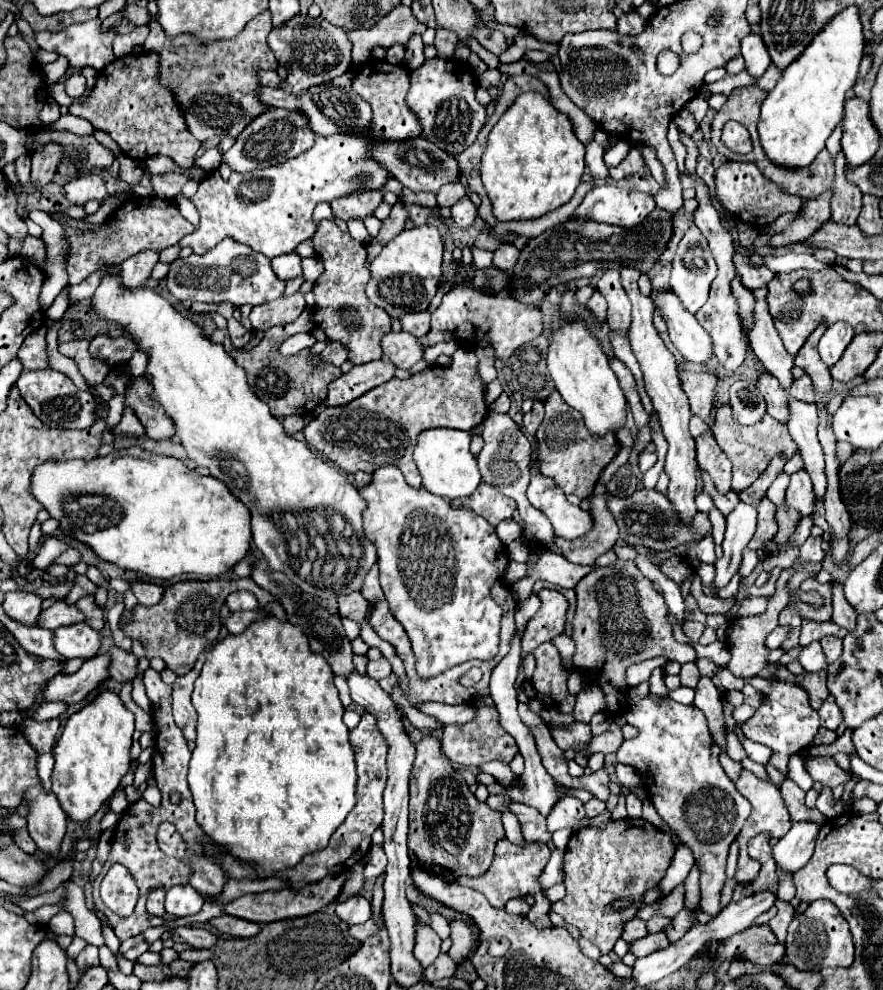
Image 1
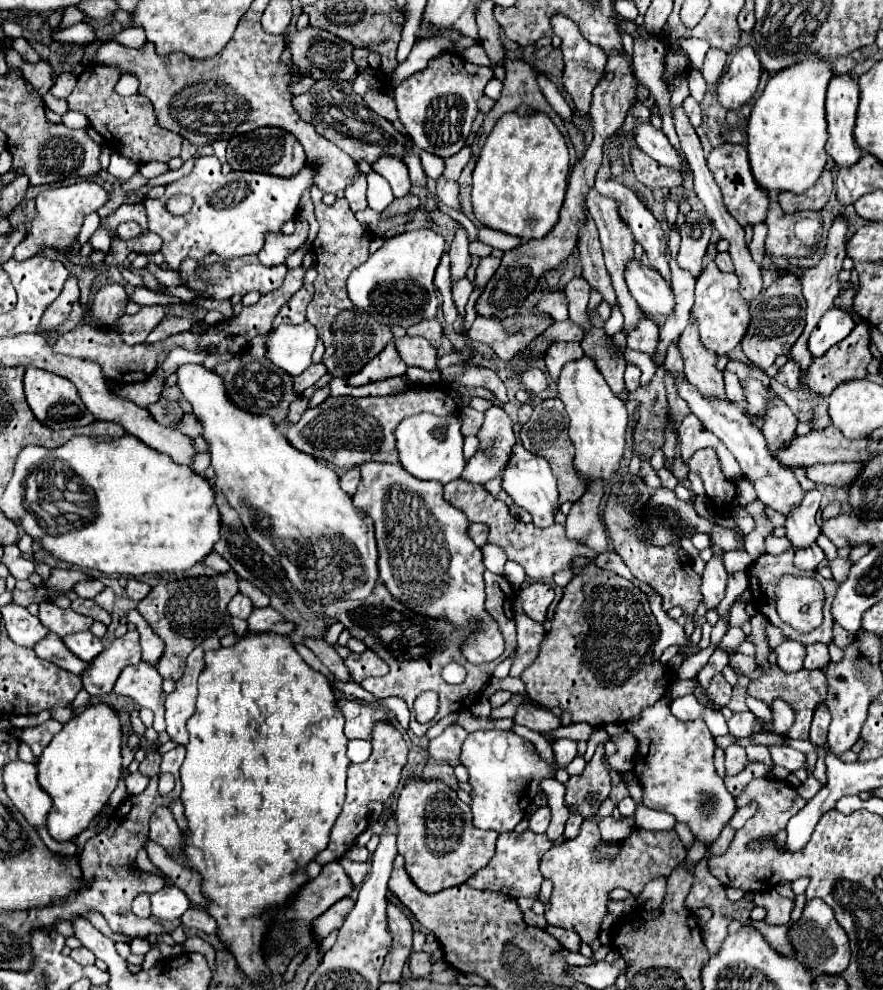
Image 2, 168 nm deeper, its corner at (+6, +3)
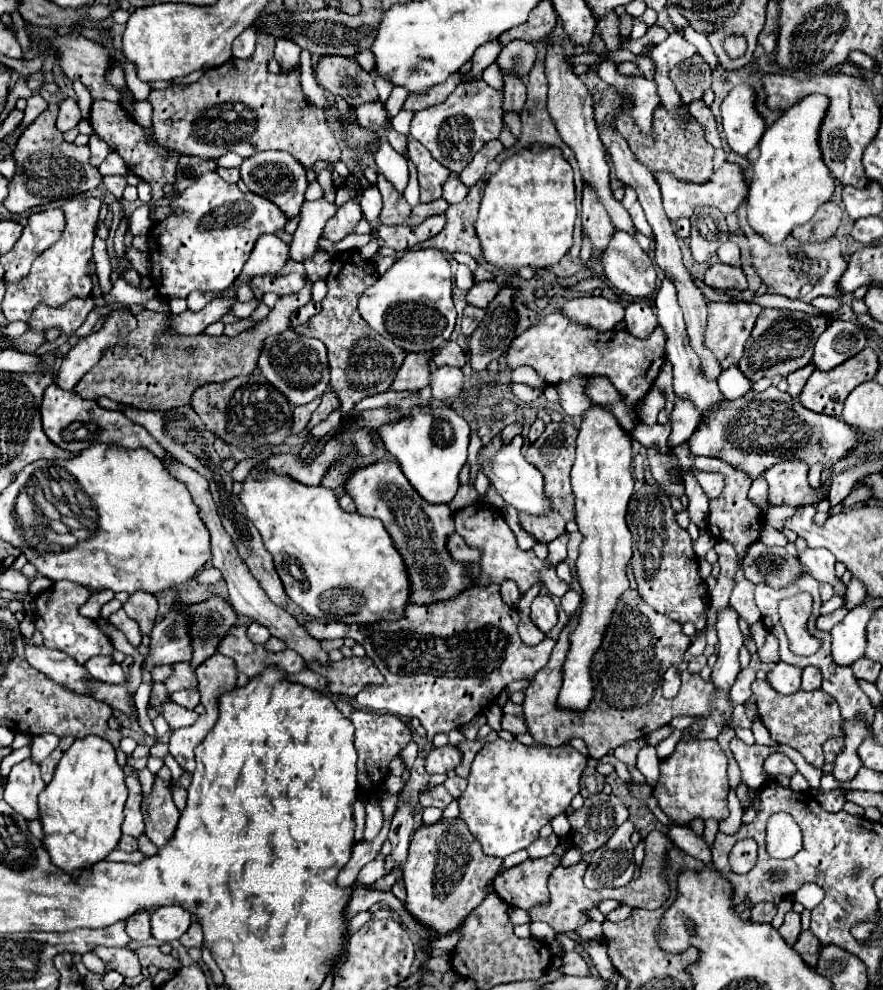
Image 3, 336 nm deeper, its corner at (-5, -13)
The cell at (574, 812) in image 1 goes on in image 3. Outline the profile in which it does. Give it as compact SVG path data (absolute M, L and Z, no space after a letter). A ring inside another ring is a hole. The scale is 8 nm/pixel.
M551 834L551 836L547 836L547 838L537 838L537 840L527 848L529 858L545 858L545 856L553 854L553 850L557 848L557 842L559 842L557 834Z

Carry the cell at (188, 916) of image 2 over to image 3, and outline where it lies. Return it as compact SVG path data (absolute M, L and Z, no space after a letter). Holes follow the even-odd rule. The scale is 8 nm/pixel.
M193 922L189 926L189 930L179 938L179 942L185 946L185 948L193 948L193 946L203 946L203 928L199 922Z

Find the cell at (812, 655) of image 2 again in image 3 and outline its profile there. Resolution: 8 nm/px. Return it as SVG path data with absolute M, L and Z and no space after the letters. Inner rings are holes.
M807 666L807 668L803 670L803 684L801 684L801 690L807 690L807 692L817 690L817 688L821 688L821 682L823 682L823 674L821 674L819 668Z

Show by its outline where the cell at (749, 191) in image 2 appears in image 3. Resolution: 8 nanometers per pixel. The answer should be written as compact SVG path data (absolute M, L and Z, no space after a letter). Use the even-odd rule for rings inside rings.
M725 162L713 176L709 182L705 184L687 184L677 180L673 174L669 172L657 172L655 174L657 182L661 184L661 194L663 194L663 206L665 206L665 214L669 216L669 220L677 220L681 216L691 216L695 212L695 208L699 206L713 206L719 208L725 216L729 214L737 214L739 206L743 202L747 202L747 194L749 194L749 184L747 184L747 176L745 170L739 164L731 164Z

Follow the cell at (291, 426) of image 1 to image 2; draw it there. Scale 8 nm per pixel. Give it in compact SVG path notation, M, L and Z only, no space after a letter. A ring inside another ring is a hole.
M298 396L298 400L294 400L292 404L290 404L290 414L288 414L288 422L298 422L300 420L300 416L306 412L306 408L308 408L308 398L306 396Z

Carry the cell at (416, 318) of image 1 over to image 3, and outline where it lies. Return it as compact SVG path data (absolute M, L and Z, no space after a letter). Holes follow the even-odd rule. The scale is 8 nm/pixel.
M447 340L441 348L437 348L435 350L435 364L437 366L457 366L457 368L461 368L461 366L465 366L465 362L467 362L467 358L465 358L465 352L461 350L461 346L457 344L457 342L453 342L453 340Z

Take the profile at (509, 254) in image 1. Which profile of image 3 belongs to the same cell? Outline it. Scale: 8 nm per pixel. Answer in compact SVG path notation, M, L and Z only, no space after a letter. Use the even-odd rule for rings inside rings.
M485 280L485 282L475 282L473 288L467 292L465 300L471 306L477 308L487 308L487 304L497 296L499 292L499 284L495 280Z

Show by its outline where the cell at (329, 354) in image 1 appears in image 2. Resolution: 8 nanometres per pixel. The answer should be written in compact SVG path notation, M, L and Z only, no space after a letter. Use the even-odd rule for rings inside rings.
M320 362L320 364L312 364L312 366L310 366L308 370L304 370L298 378L294 378L294 390L302 394L306 388L314 386L324 374L326 374L326 368L324 368L322 362Z

